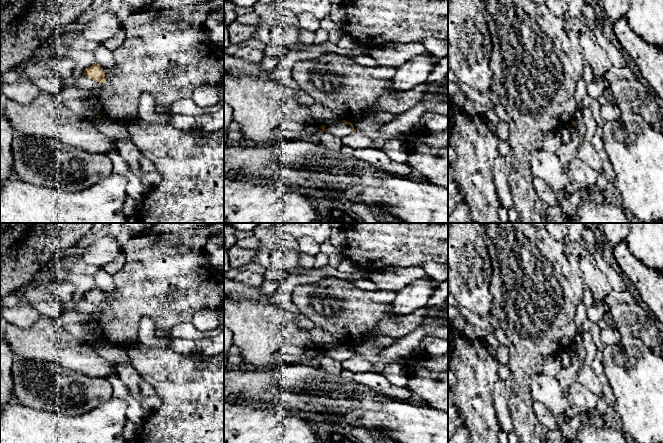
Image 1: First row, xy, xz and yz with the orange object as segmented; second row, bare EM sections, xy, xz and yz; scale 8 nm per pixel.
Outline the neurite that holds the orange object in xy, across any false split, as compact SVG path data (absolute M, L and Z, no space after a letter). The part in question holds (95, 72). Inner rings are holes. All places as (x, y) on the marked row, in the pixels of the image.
M99 63L86 68L84 70L84 75L91 80L99 83L106 83L105 72Z

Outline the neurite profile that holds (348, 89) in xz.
M327 52L309 60L294 63L291 74L300 89L304 90L318 105L330 109L341 120L352 122L361 116L370 114L374 103L383 95L397 94L391 88L391 82L397 67L360 65L352 59L333 52Z

